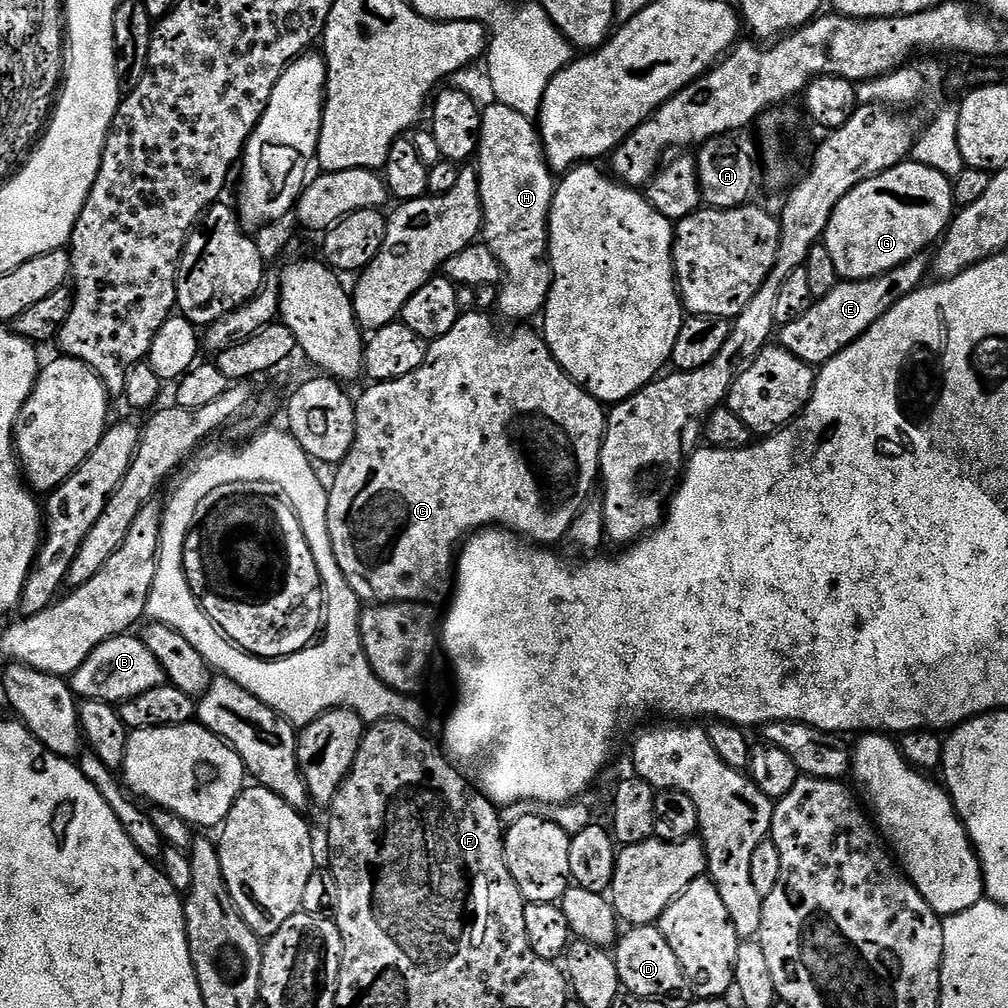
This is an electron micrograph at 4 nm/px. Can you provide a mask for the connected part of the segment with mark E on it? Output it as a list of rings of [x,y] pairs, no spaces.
[[[921,254],[874,278],[841,280],[834,286],[834,290],[830,290],[830,294],[819,297],[812,303],[810,310],[806,310],[806,314],[802,314],[798,322],[783,325],[778,332],[778,343],[780,347],[790,350],[790,354],[802,358],[802,362],[813,366],[824,364],[846,350],[846,346],[854,343],[859,336],[864,336],[866,330],[870,330],[870,326],[878,322],[878,318],[887,314],[902,298],[916,292],[929,276],[929,257]]]

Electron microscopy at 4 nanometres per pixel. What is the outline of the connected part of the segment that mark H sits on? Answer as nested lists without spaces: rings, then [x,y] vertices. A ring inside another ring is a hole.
[[[492,102],[489,108],[485,107],[480,113],[480,145],[474,157],[474,167],[478,178],[478,188],[480,190],[480,201],[484,207],[484,227],[482,229],[483,243],[488,245],[494,256],[498,258],[502,269],[503,279],[506,281],[499,285],[499,305],[498,312],[501,312],[512,322],[528,322],[531,316],[539,317],[544,310],[544,304],[548,300],[548,295],[552,289],[552,259],[548,257],[548,215],[552,209],[552,193],[554,191],[554,173],[548,167],[548,160],[544,156],[544,143],[540,140],[540,134],[533,117],[526,114],[518,114],[518,110],[510,110],[510,106],[499,102]]]

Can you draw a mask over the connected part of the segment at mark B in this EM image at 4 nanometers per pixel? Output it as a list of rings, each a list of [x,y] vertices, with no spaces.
[[[125,634],[115,636],[102,646],[98,646],[82,662],[82,666],[70,677],[72,691],[77,697],[85,700],[101,700],[113,706],[120,706],[123,700],[134,702],[146,690],[154,690],[159,684],[165,683],[166,677],[158,658],[148,647],[144,645],[143,639],[136,634]]]

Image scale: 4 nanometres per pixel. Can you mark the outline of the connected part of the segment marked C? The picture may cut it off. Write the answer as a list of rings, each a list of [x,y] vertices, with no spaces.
[[[473,310],[460,315],[458,322],[454,322],[454,327],[447,334],[442,334],[442,338],[431,341],[428,345],[428,353],[426,354],[426,362],[422,362],[422,366],[418,366],[418,370],[414,370],[414,374],[406,374],[406,378],[394,378],[393,380],[381,380],[379,382],[369,383],[368,389],[361,394],[360,400],[355,401],[356,406],[356,433],[354,434],[354,442],[350,446],[350,454],[346,454],[346,458],[335,469],[336,477],[333,478],[332,484],[328,488],[328,525],[330,526],[330,542],[334,542],[334,558],[338,558],[338,566],[342,566],[342,574],[352,581],[353,585],[361,586],[365,584],[374,595],[380,596],[381,605],[387,606],[397,602],[432,602],[435,596],[440,596],[444,591],[449,591],[450,581],[454,576],[454,561],[458,556],[458,548],[461,542],[468,539],[469,535],[477,530],[483,530],[489,526],[503,526],[521,537],[527,538],[529,541],[535,542],[540,546],[556,546],[560,539],[567,537],[572,531],[572,523],[578,514],[588,503],[593,495],[592,487],[597,487],[598,477],[600,476],[600,451],[602,450],[602,442],[604,441],[604,429],[606,427],[606,408],[600,401],[595,400],[591,394],[580,384],[574,383],[566,374],[564,367],[557,362],[554,354],[548,348],[548,344],[544,341],[543,335],[539,331],[531,332],[528,326],[516,326],[513,332],[499,332],[496,324],[492,321],[493,317],[487,312]]]

